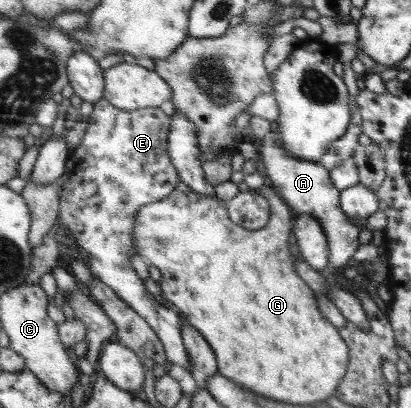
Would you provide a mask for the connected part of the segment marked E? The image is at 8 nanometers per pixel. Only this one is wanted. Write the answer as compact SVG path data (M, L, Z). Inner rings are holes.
M101 98L94 103L93 112L86 118L87 129L81 145L71 150L66 159L63 175L56 179L53 187L57 187L60 197L59 222L57 226L65 227L73 233L77 249L88 258L85 266L90 270L93 278L99 279L132 307L153 330L164 344L168 361L172 364L183 366L190 371L188 352L184 346L183 333L181 332L181 317L171 308L159 305L154 295L149 295L143 287L137 273L131 267L130 257L137 255L137 246L132 233L136 223L136 213L144 205L161 201L164 197L171 196L177 185L181 182L179 173L169 159L172 159L168 149L168 133L172 125L172 117L164 107L141 108L133 111L119 109L111 105L106 99Z

